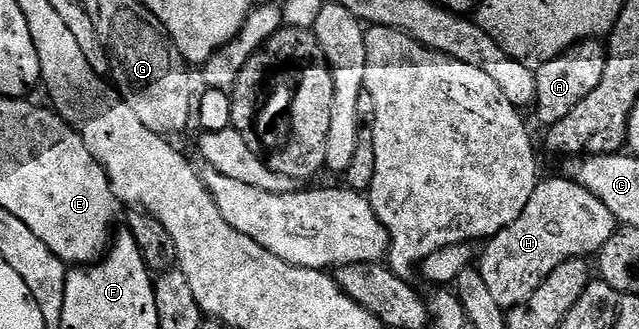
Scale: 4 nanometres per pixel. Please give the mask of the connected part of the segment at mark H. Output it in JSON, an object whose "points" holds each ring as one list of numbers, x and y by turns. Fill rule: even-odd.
{"points":[[565,176,551,178,548,182,546,179,540,181,535,187,533,196,529,196,525,212,521,212,521,216,517,216,517,220,513,220,509,228,497,232,484,245,487,247,483,250,483,259,478,259,477,269,484,278,490,295,504,311,508,311,514,306,525,304,525,300,529,300,529,296,533,296,533,292,541,288,541,284,551,275,553,268,565,264,571,258,586,259,587,254,598,255,604,244,613,237,616,229,617,223,613,212,609,212,609,208,605,208,605,204,601,204,601,200,597,200,583,186,576,185,573,180]]}

